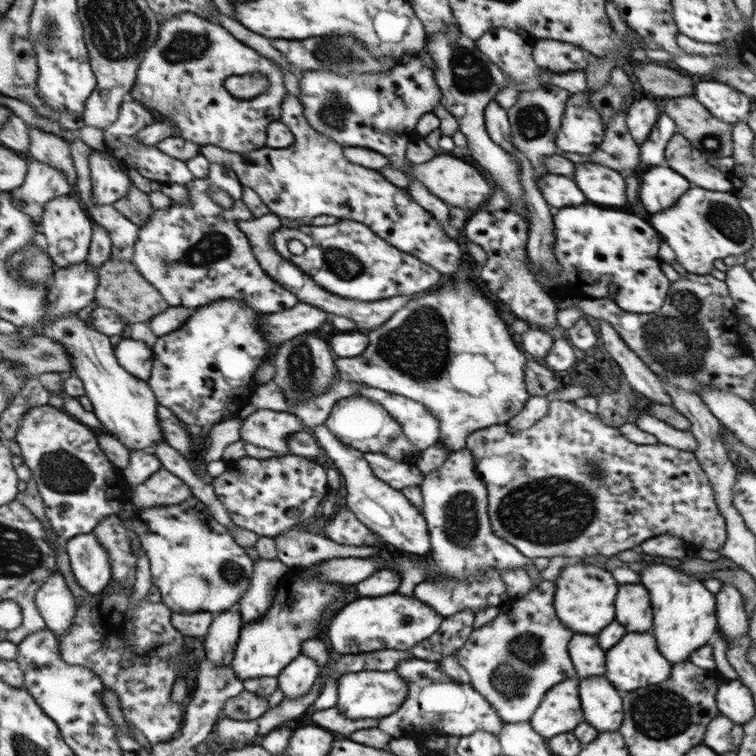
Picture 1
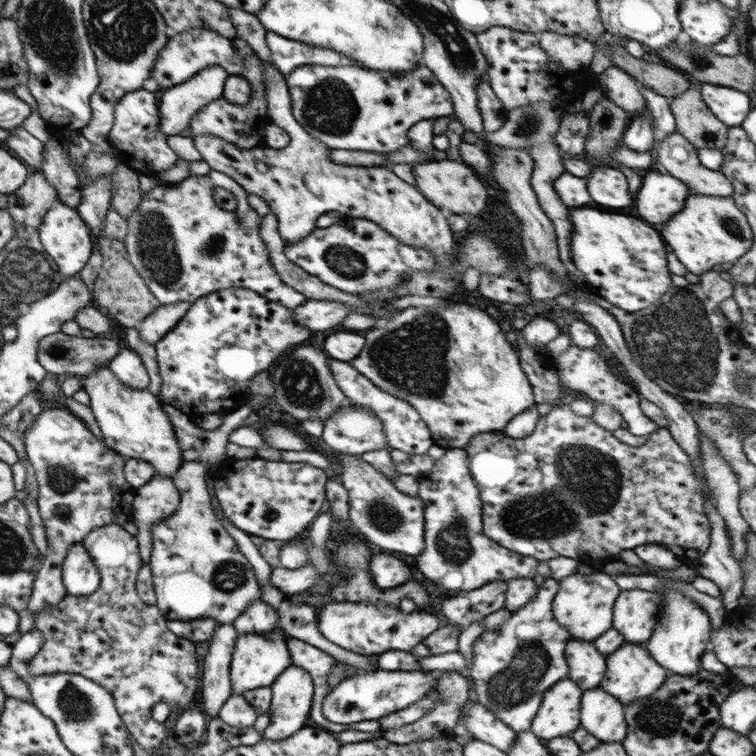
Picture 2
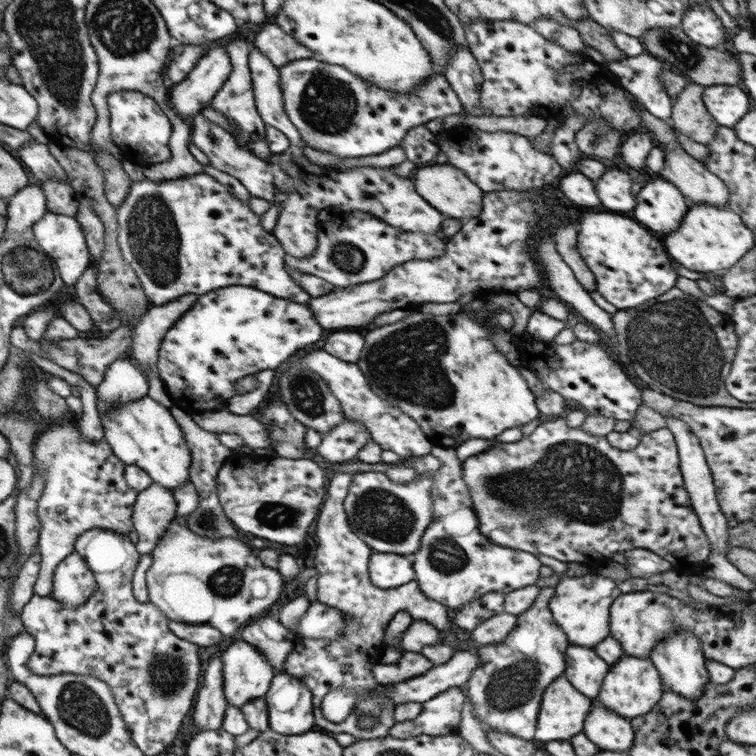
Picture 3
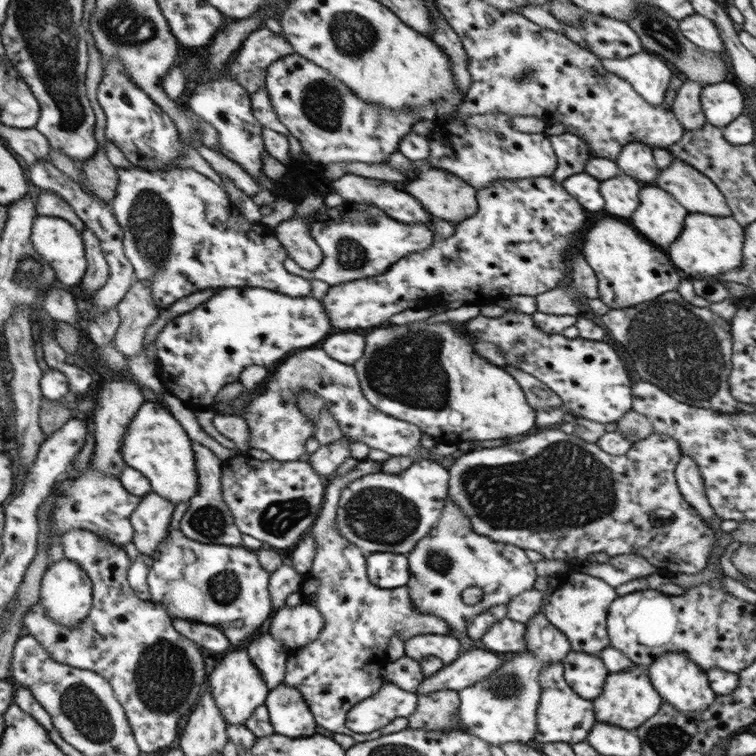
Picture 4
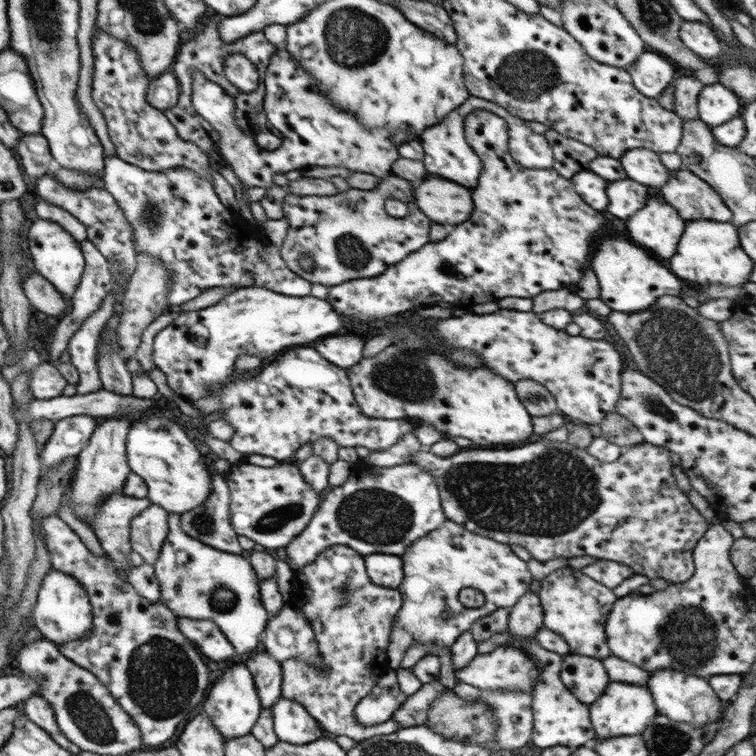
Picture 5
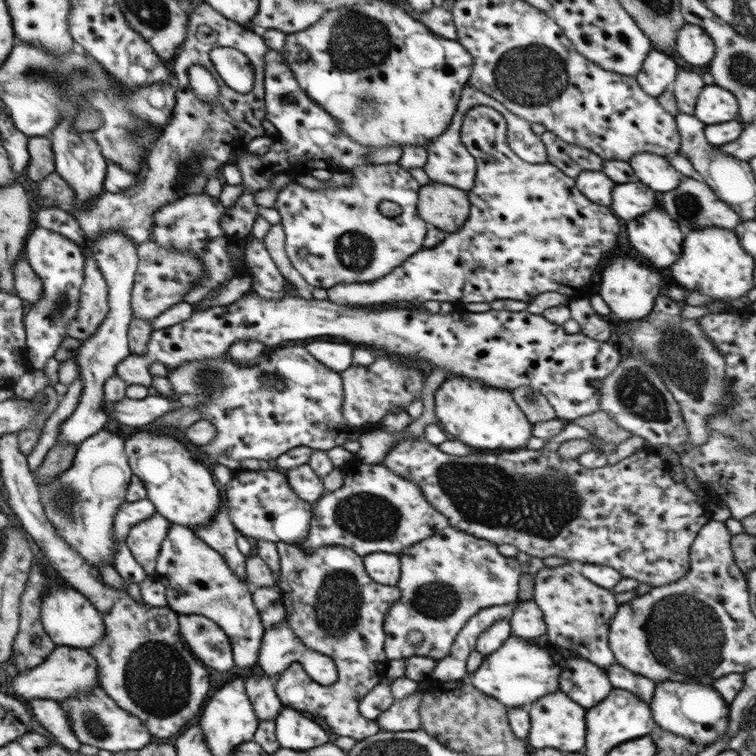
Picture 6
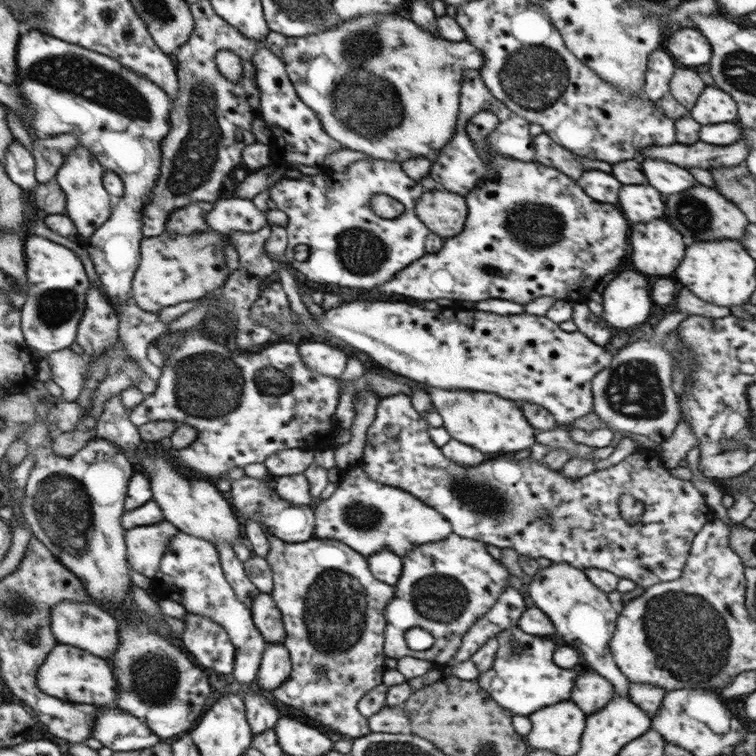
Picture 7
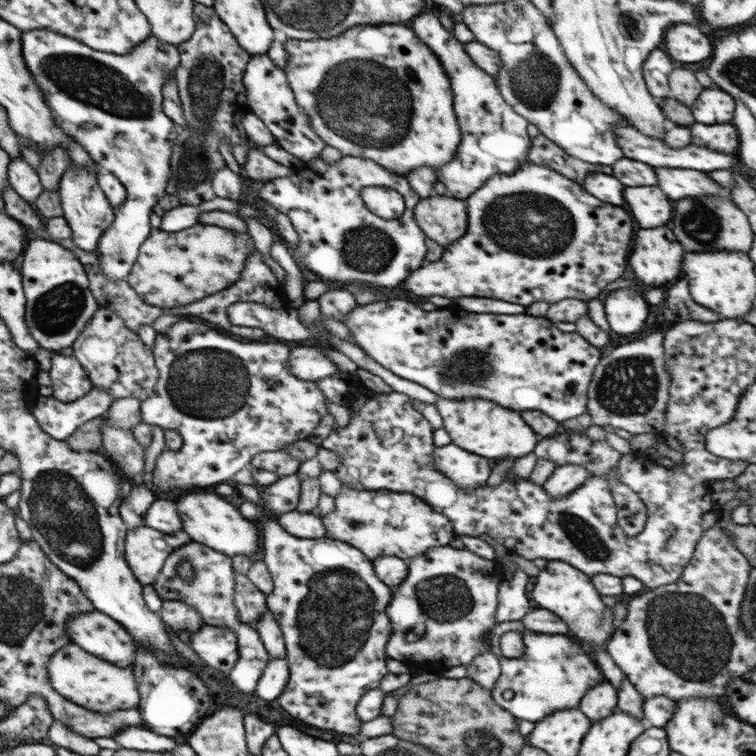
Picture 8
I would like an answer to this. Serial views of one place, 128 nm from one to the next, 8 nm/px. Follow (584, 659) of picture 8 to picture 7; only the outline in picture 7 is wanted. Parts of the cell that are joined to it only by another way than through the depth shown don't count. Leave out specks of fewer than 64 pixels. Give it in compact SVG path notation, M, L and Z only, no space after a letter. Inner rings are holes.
M511 626L505 628L505 630L501 630L501 632L497 632L495 637L497 637L498 646L491 667L486 672L478 674L475 682L484 692L487 692L487 695L500 708L508 711L511 716L527 717L538 711L539 708L552 706L553 704L569 699L578 668L563 670L563 668L559 668L559 666L553 663L551 656L559 644L555 639L552 637L531 636L521 632L516 626ZM511 642L519 646L517 651L509 645Z

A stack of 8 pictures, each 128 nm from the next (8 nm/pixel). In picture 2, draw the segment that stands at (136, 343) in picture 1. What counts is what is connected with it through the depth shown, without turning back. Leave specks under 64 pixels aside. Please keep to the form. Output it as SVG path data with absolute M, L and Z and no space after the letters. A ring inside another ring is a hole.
M122 344L117 354L109 360L107 367L127 387L145 389L148 386L149 377L141 357L127 348L125 344Z

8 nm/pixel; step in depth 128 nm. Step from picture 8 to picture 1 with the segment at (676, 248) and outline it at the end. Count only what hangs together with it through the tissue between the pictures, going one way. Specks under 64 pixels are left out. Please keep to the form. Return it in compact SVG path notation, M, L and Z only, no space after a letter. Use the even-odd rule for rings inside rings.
M665 164L648 167L639 179L639 202L647 212L670 208L691 184Z

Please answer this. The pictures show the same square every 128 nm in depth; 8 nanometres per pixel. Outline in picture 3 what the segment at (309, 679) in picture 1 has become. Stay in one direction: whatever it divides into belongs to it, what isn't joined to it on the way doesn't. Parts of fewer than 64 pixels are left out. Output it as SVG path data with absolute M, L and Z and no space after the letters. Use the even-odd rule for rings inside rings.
M275 673L262 697L267 708L268 730L279 735L299 735L312 730L311 694L290 674Z

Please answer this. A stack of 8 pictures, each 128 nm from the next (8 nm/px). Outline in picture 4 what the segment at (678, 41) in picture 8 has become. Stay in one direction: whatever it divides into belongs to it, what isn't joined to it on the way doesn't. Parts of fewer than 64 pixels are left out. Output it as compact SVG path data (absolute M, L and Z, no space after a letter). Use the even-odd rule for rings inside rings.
M694 12L678 21L678 29L687 40L705 51L720 53L723 50L719 29L707 17Z

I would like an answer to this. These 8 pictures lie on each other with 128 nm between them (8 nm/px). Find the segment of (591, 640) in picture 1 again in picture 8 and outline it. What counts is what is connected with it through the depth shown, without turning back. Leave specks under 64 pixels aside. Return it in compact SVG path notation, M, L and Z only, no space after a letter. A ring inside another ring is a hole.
M603 680L583 694L577 708L590 722L599 721L615 712L615 690Z

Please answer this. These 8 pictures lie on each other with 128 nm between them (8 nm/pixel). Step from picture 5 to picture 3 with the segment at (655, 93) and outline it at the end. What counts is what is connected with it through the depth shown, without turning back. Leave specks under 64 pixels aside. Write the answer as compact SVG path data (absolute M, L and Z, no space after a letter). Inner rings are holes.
M644 52L634 57L624 57L621 60L615 60L615 62L607 62L605 66L617 78L618 84L639 101L647 112L655 118L669 123L673 99L667 96L663 84L659 82L659 73L663 71L661 63L662 60L657 60L654 56Z

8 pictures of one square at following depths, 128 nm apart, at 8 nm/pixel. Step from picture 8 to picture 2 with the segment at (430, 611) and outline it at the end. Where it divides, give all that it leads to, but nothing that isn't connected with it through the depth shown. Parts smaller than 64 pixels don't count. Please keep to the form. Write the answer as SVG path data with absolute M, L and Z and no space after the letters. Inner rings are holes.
M463 448L445 449L418 479L418 496L423 500L424 546L416 556L416 568L437 585L442 595L469 592L492 580L531 579L538 560L503 548L481 532L481 499L468 472Z

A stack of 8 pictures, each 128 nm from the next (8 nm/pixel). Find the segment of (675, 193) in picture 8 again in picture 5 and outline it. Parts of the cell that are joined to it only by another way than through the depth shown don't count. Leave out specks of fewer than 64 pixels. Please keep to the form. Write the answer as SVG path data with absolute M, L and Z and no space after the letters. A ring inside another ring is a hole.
M631 148L618 158L625 174L645 186L661 186L669 171L659 162L658 153L646 148Z

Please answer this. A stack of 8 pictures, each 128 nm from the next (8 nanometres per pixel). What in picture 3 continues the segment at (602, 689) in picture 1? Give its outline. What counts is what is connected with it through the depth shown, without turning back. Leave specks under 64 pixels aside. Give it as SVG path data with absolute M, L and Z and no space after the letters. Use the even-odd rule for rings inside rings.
M595 699L583 719L581 732L600 751L628 752L634 738L630 722Z

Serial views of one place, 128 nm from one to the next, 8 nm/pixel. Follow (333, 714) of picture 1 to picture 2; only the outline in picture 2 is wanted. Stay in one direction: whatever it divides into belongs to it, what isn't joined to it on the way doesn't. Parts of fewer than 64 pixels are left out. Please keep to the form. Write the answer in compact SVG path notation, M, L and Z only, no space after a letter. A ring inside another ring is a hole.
M287 638L287 651L291 664L301 668L311 676L313 684L312 702L309 719L313 720L318 728L329 733L344 732L345 729L351 728L359 732L379 732L378 720L369 720L354 722L350 725L340 725L329 722L321 713L322 700L326 696L327 678L331 668L335 666L335 660L326 652L319 650L311 645L301 644L297 639Z

